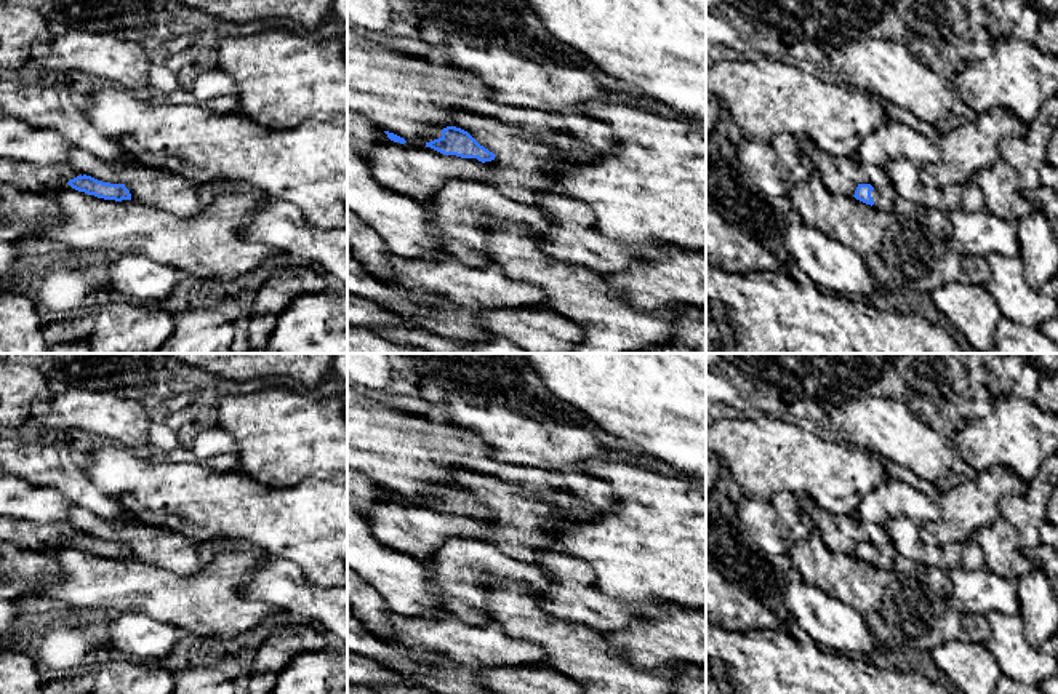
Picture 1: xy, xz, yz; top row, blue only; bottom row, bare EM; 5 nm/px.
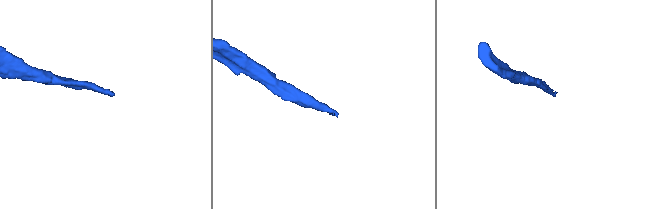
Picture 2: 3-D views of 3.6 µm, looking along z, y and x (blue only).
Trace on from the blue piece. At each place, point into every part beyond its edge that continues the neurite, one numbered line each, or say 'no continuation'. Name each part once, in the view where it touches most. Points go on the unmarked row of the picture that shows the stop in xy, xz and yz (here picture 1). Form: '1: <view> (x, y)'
1: xz (418, 530)

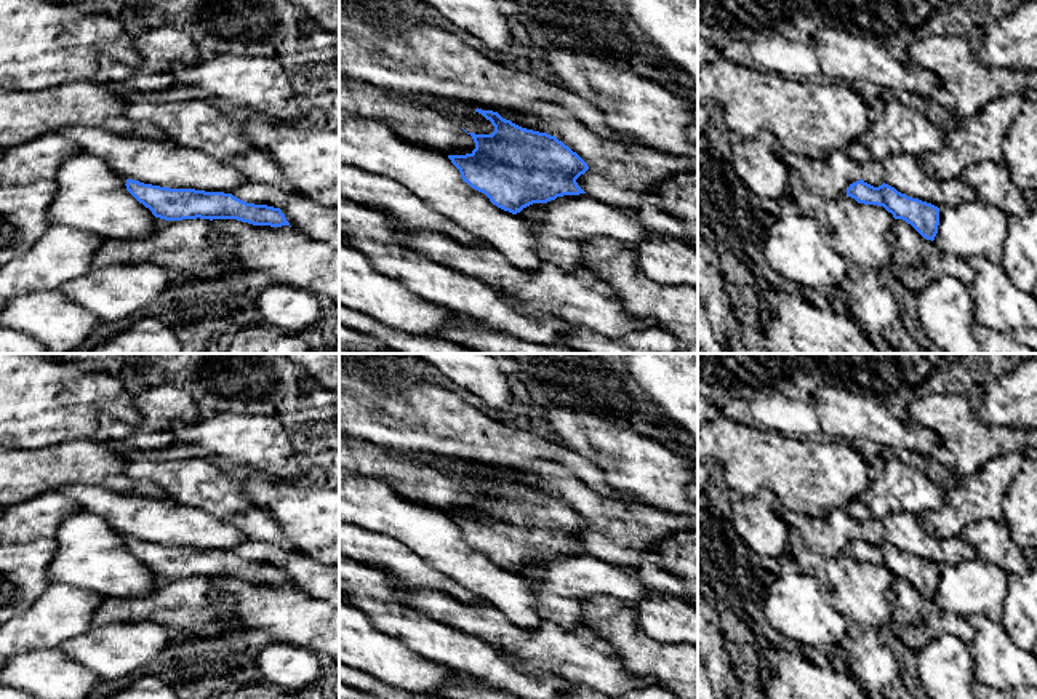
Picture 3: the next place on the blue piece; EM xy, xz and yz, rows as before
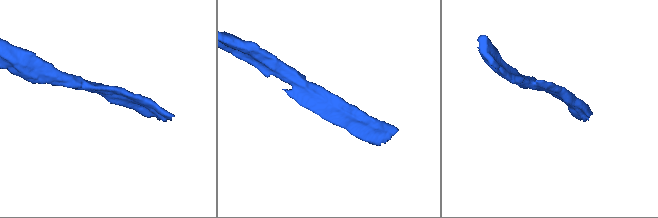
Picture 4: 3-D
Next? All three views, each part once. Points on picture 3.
no continuation

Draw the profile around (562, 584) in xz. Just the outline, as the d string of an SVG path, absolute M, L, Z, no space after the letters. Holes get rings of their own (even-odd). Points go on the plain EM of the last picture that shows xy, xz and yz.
M589 552L533 561L517 573L536 593L538 614L565 629L584 624L583 603L592 601L597 595L626 603L645 597L645 585L631 573Z

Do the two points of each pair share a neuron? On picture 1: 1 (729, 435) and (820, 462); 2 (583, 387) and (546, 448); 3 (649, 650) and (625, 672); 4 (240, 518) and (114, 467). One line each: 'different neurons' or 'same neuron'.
1: same neuron
2: different neurons
3: different neurons
4: same neuron

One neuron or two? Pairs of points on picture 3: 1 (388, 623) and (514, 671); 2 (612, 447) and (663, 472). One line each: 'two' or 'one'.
1: one
2: one

